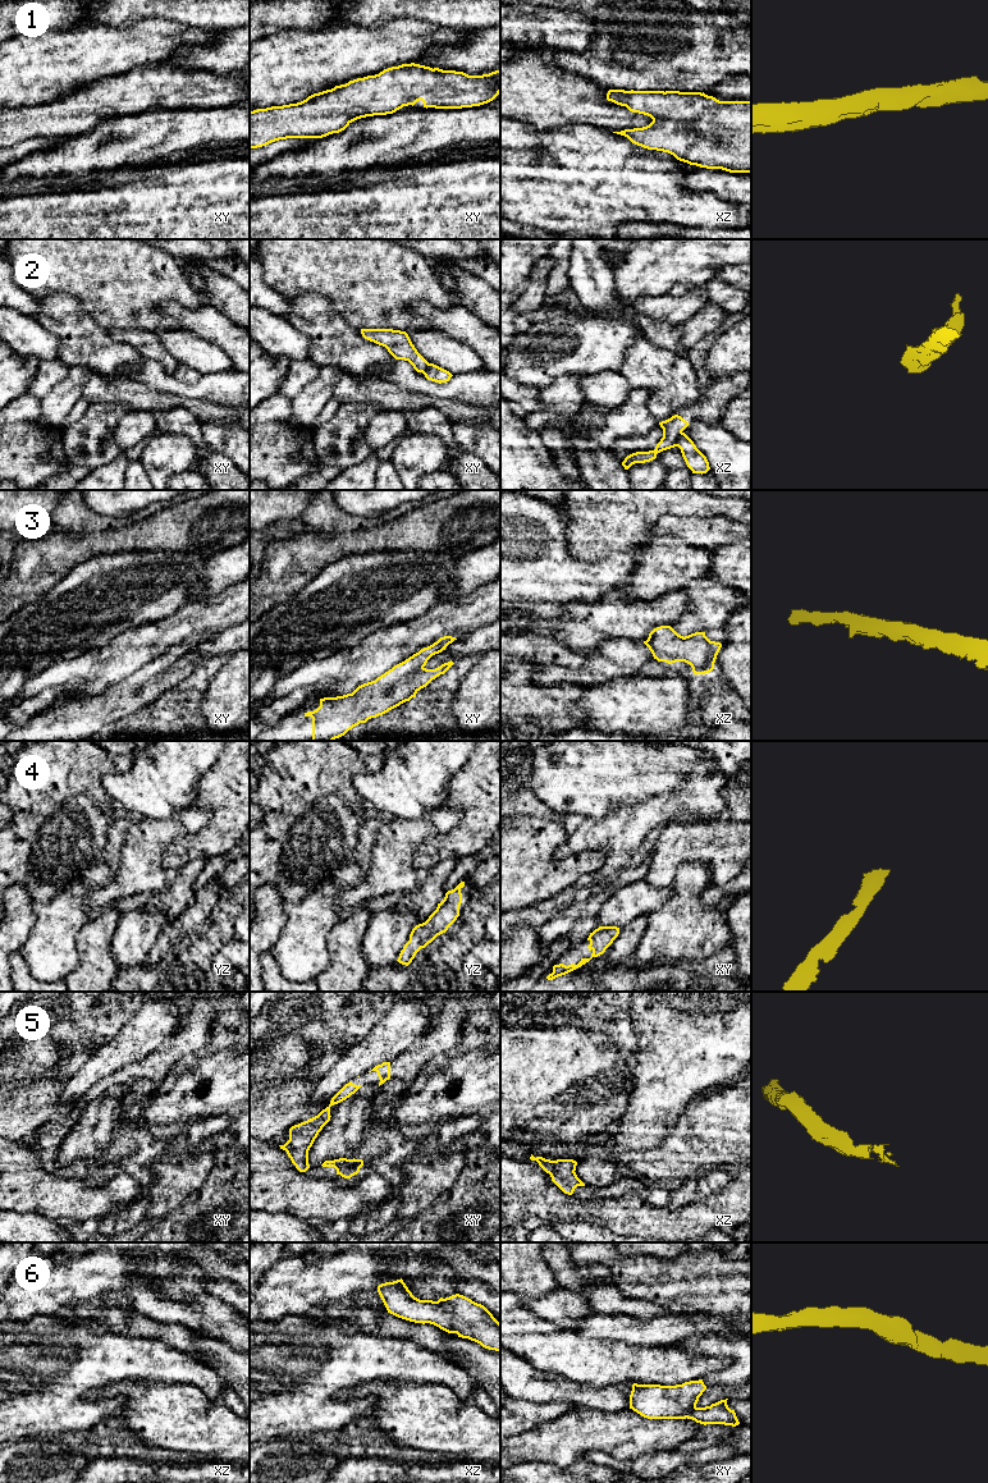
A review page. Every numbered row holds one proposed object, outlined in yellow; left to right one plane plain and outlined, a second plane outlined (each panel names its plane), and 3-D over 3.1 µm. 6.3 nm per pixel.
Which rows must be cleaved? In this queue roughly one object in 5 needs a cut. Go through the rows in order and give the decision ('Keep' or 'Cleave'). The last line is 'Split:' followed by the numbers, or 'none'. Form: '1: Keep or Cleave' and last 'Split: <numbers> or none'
1: Keep
2: Cleave
3: Keep
4: Keep
5: Keep
6: Keep
Split: 2

